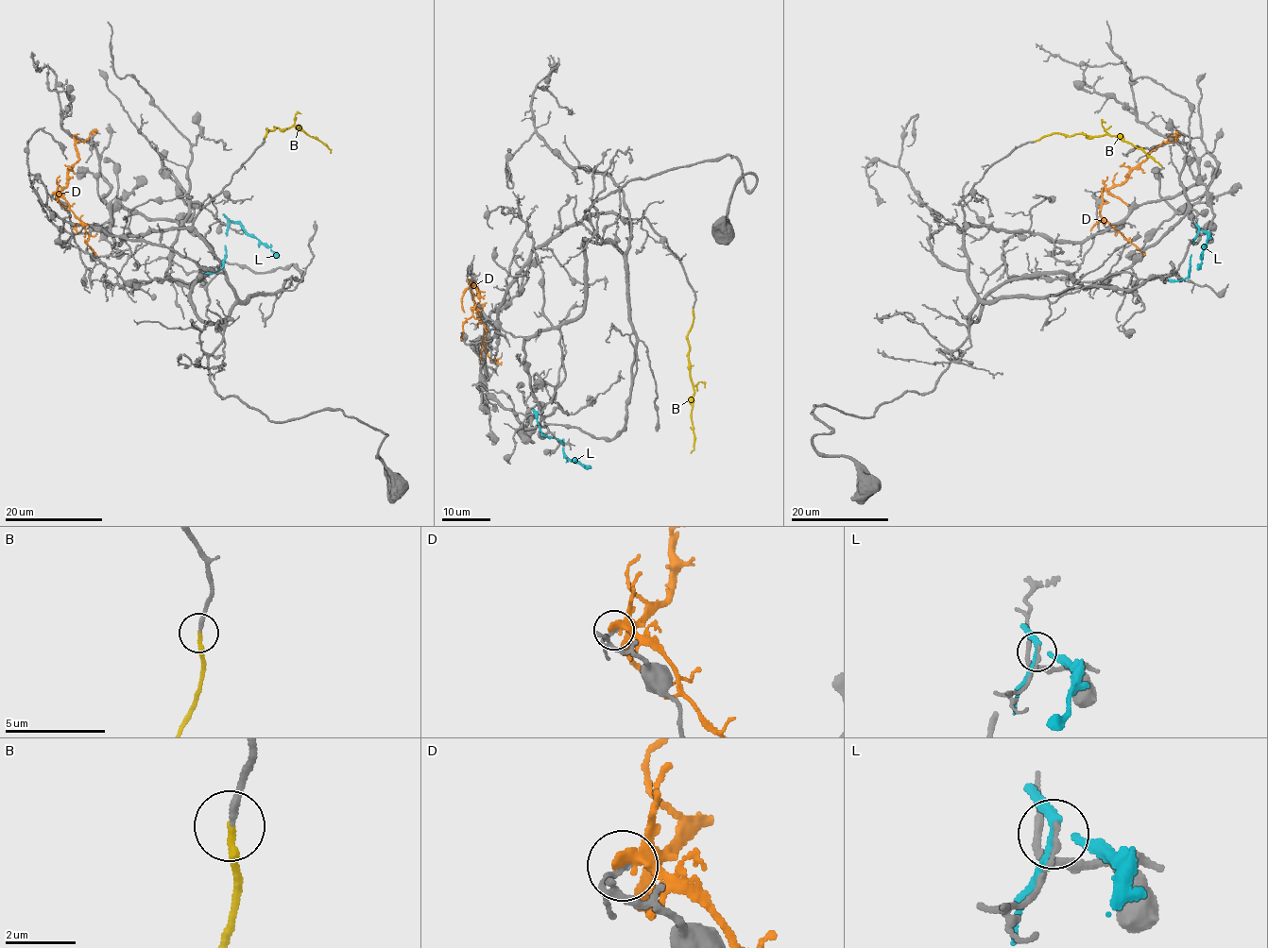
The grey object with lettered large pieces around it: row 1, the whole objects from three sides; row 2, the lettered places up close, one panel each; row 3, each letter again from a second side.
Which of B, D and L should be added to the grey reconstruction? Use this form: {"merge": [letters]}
{"merge": ["B"]}

